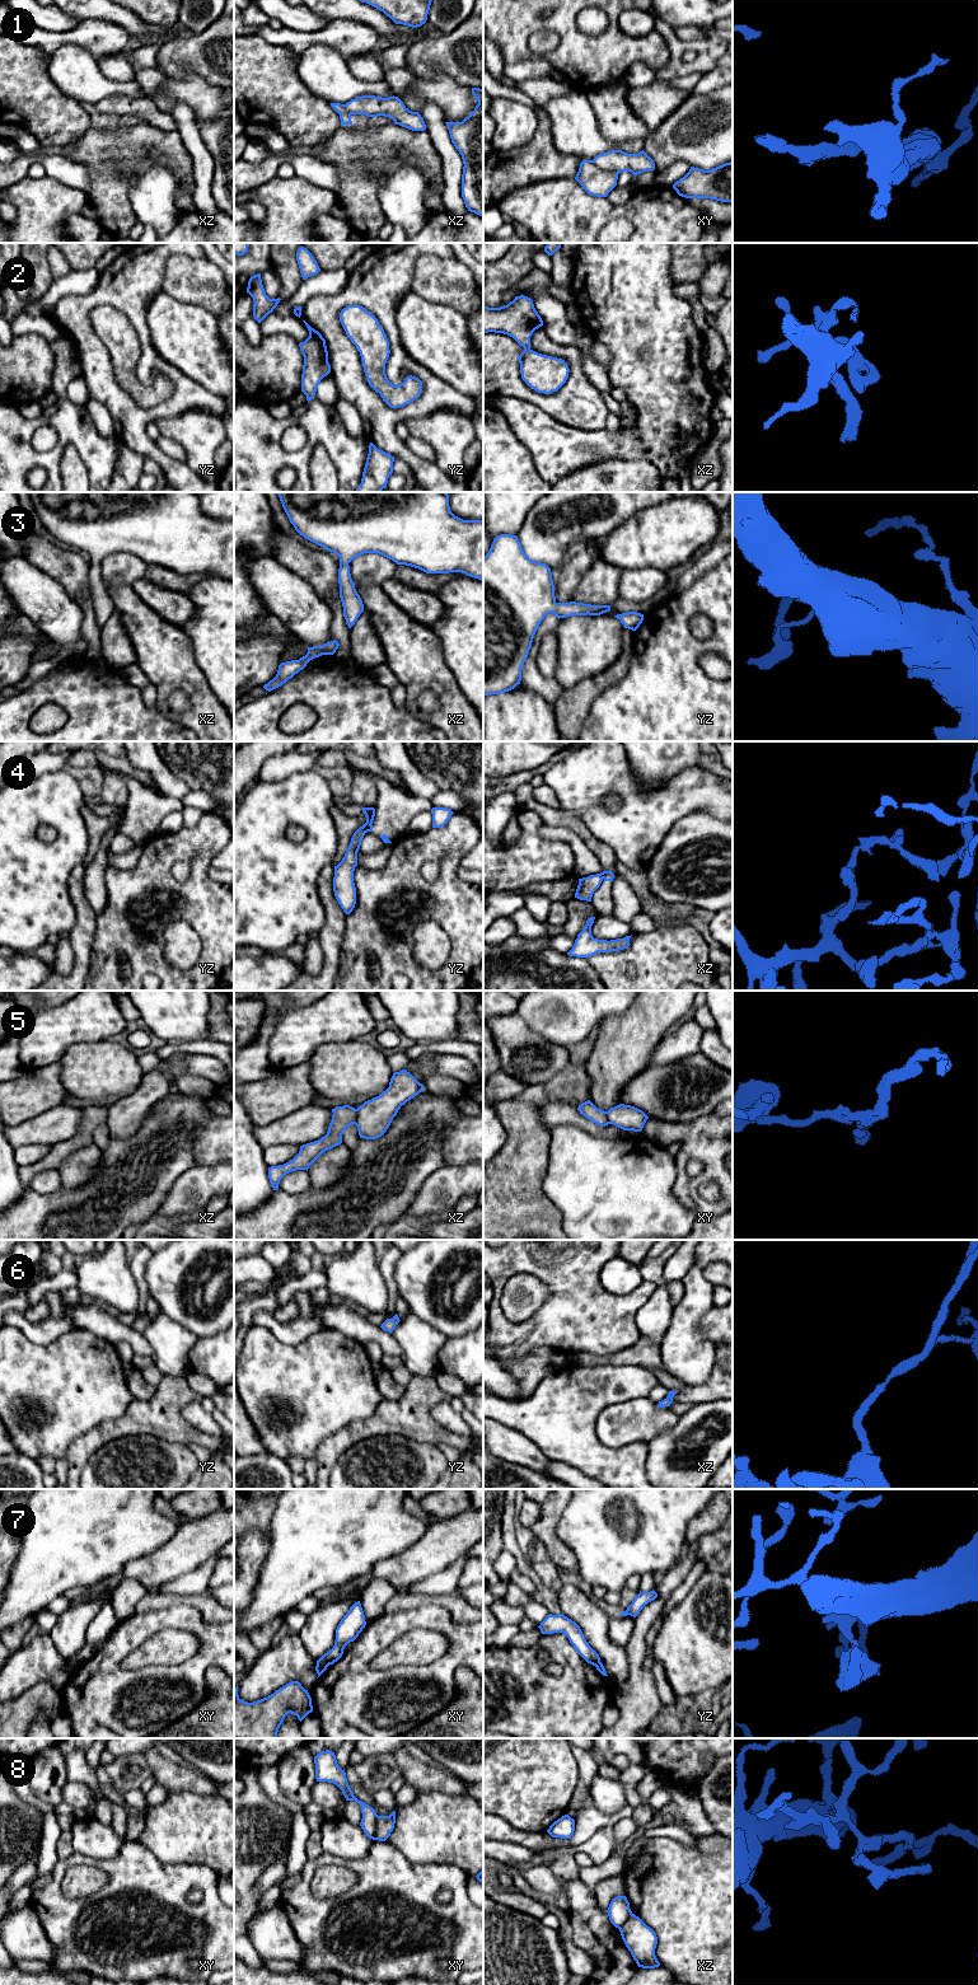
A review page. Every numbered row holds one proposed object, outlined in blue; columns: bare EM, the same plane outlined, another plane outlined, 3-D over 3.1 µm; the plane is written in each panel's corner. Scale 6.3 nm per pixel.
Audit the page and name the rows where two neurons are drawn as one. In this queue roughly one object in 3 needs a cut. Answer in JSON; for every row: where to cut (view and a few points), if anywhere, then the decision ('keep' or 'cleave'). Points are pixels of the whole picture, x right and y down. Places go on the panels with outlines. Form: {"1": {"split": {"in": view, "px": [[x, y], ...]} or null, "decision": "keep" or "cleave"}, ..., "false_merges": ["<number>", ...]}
{"1": {"split": {"in": "xy", "px": [[592, 160], [603, 169], [618, 173]]}, "decision": "cleave"}, "2": {"split": null, "decision": "keep"}, "3": {"split": null, "decision": "keep"}, "4": {"split": {"in": "xz", "px": [[602, 872], [603, 878]]}, "decision": "cleave"}, "5": {"split": {"in": "xz", "px": [[358, 1109], [355, 1124]]}, "decision": "cleave"}, "6": {"split": null, "decision": "keep"}, "7": {"split": {"in": "xy", "px": [[317, 1662], [328, 1665]]}, "decision": "cleave"}, "8": {"split": {"in": "xy", "px": [[377, 1815], [374, 1839]]}, "decision": "cleave"}, "false_merges": ["1", "4", "5", "7", "8"]}

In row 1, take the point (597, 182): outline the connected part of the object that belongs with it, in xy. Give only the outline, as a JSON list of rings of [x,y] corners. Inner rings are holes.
[[[582,160],[575,179],[589,195],[607,197],[617,186],[618,174],[600,169],[593,160]]]

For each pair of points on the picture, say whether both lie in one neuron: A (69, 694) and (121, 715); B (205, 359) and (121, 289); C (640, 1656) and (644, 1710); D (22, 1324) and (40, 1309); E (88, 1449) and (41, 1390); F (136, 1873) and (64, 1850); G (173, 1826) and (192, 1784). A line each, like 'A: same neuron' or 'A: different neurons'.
A: same neuron
B: different neurons
C: same neuron
D: different neurons
E: different neurons
F: different neurons
G: different neurons

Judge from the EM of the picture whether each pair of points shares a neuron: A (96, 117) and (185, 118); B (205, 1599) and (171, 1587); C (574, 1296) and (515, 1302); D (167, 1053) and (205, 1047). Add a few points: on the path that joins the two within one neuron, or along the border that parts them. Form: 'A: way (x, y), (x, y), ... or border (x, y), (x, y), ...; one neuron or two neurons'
A: border (176, 130), (191, 155); two neurons
B: border (207, 1588), (196, 1593), (163, 1593); two neurons
C: border (529, 1273), (547, 1286), (550, 1296), (525, 1320); two neurons
D: way (176, 1048), (196, 1047); one neuron

